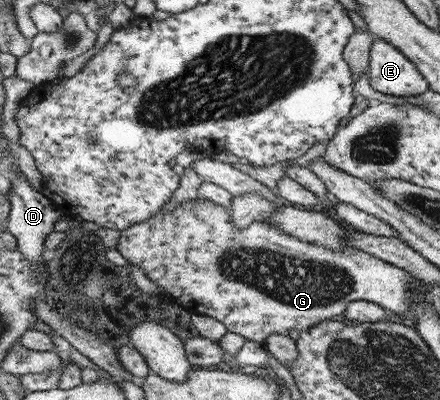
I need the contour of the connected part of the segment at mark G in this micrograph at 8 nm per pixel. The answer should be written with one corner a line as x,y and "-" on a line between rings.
200,197
196,200
183,202
172,211
160,209
148,220
136,223
130,228
127,228
122,232
118,248
119,252
128,259
130,265
131,262
133,262
134,266
140,267
142,272
144,272
152,282
157,286
162,286
162,288
166,290
169,298
179,303
181,306
184,306
191,314
203,314
218,319
226,326
228,332
235,332
236,334
240,334
240,336
244,336
246,340
254,342
264,343
266,338
270,337
272,333
288,335
290,330
302,332
310,329
311,326
318,325
322,321
340,318
352,301
373,302
406,319
410,319
413,316
411,304
415,299
413,290
417,284
411,280
410,272
407,272
402,267
396,267
392,263
384,262
383,259
375,258
374,255
367,254
367,252
362,250
352,250
352,247
350,247
350,250
346,250
346,247
342,247
342,250
334,250
334,247
325,247
318,243
306,242
294,235
281,231
272,223
265,223
264,221
253,222
246,228
239,229
233,223
230,208
213,203
212,201
201,199

